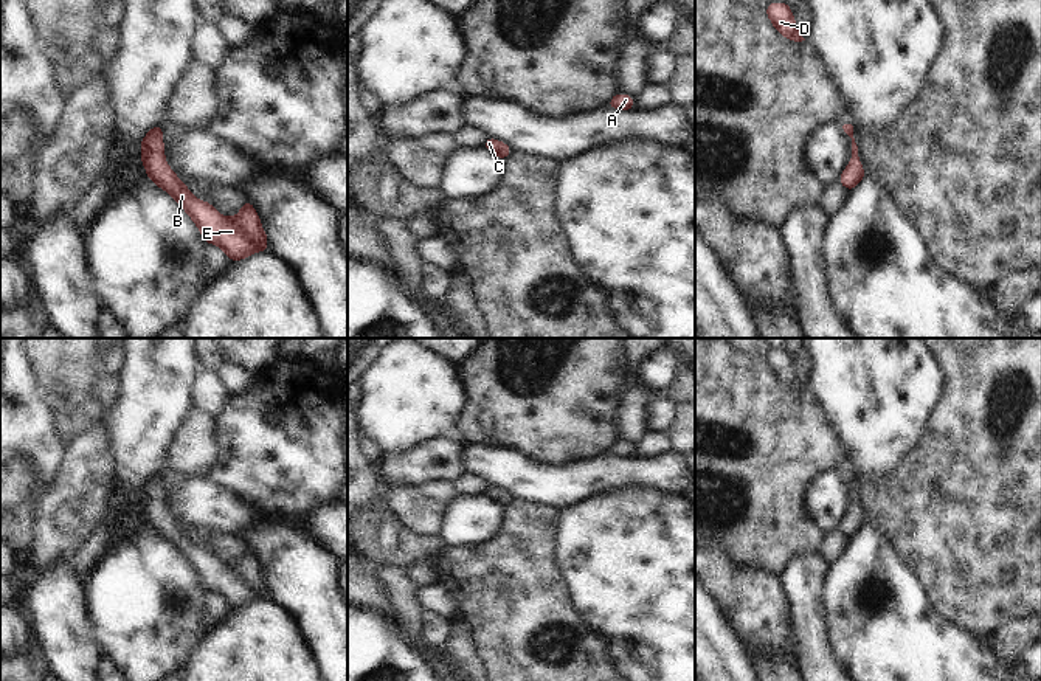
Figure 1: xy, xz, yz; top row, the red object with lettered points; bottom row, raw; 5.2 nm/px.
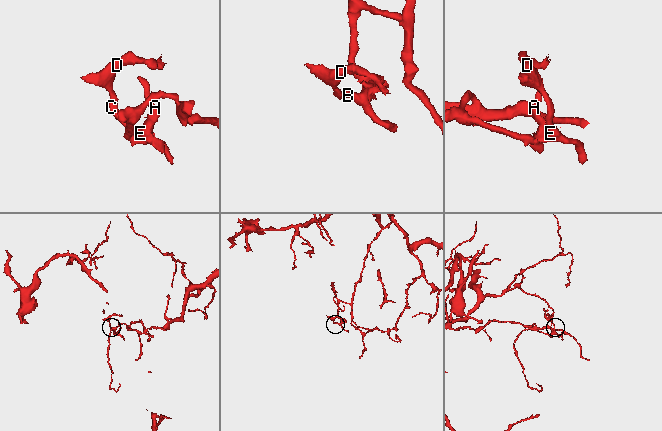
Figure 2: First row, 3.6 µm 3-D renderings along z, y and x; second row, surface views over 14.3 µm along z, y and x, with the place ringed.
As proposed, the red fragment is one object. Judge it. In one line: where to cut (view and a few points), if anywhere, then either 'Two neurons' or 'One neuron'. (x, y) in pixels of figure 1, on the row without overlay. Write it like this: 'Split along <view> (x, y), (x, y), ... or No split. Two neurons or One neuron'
No split. One neuron.

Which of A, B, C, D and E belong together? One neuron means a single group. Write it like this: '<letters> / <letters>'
A B C D E

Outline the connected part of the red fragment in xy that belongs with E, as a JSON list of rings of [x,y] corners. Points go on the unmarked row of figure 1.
[[[163,473],[152,475],[141,489],[141,509],[147,524],[163,535],[192,566],[202,586],[219,593],[230,608],[240,608],[256,599],[268,599],[267,582],[253,552],[245,551],[237,563],[223,565],[213,552],[195,546],[164,507]]]

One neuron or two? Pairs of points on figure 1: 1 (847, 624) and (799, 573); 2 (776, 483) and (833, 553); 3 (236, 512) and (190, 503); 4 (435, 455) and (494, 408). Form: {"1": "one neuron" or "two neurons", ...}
{"1": "two neurons", "2": "two neurons", "3": "one neuron", "4": "two neurons"}

